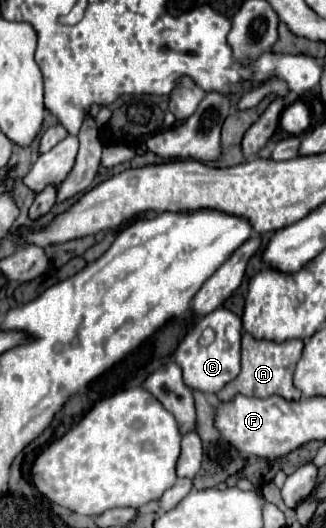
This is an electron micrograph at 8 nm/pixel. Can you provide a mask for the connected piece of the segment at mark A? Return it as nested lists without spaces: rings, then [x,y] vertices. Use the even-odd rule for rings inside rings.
[[[249,333],[243,335],[241,339],[241,373],[237,379],[227,383],[219,393],[219,401],[233,401],[235,395],[247,395],[247,397],[271,397],[271,395],[281,395],[287,401],[299,401],[301,391],[293,385],[293,371],[295,365],[301,357],[303,351],[303,341],[293,339],[293,341],[283,341],[283,343],[273,343],[273,341],[257,341]]]

